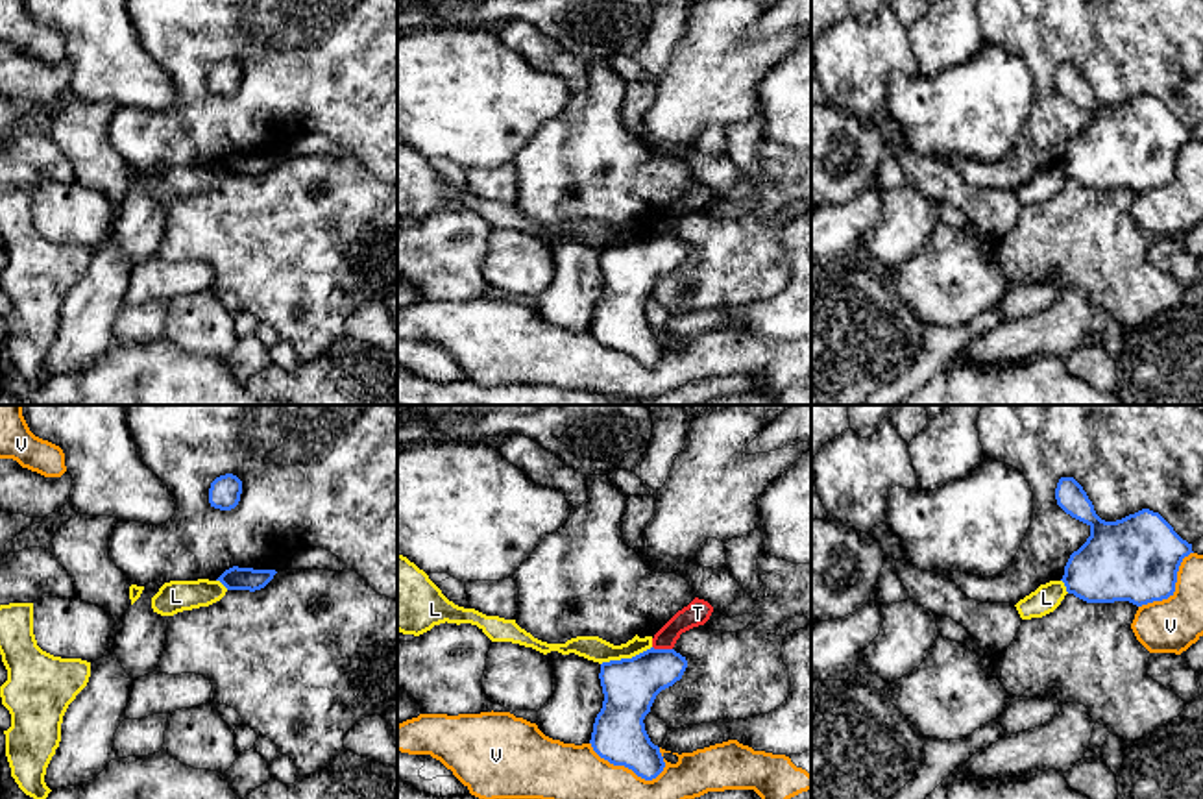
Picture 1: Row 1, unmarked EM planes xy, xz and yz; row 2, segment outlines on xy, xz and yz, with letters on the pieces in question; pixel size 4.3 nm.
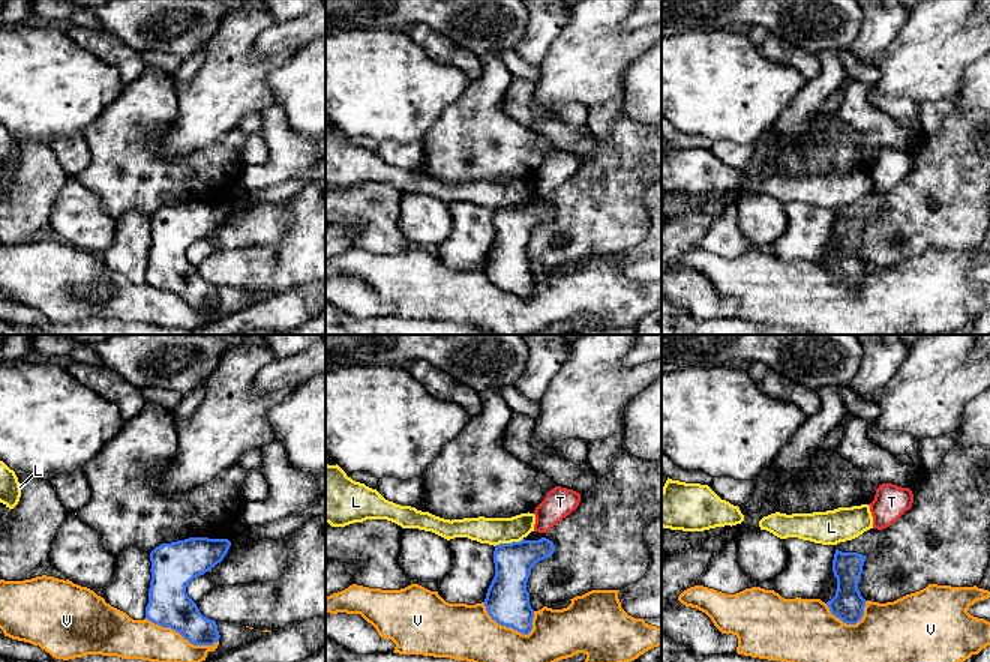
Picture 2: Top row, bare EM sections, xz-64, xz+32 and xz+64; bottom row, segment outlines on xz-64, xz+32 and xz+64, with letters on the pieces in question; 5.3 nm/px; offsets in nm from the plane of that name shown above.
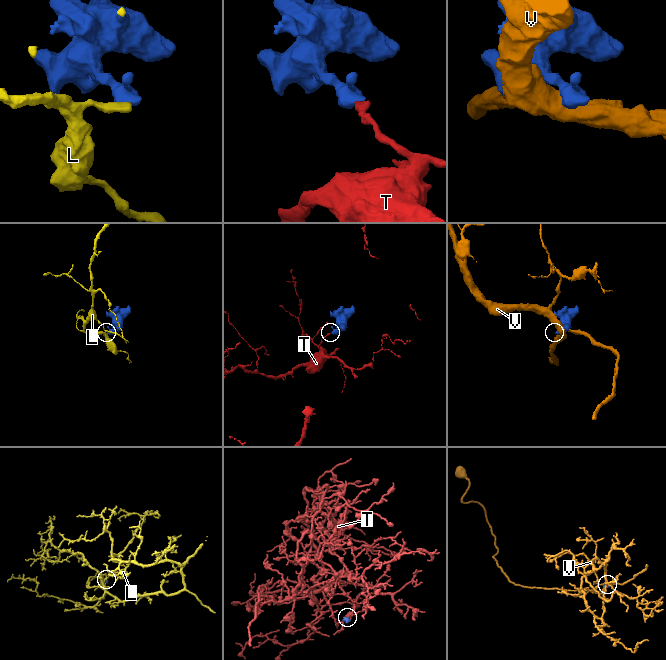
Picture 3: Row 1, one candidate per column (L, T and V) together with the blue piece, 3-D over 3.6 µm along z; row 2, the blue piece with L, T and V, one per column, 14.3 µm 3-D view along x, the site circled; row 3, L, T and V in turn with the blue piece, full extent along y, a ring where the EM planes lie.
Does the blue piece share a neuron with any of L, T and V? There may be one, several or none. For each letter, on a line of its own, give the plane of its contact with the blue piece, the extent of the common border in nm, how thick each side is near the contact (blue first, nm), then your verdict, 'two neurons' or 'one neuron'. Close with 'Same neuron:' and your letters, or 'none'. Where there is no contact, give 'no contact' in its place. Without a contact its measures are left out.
L: xz | 240 nm | 240/110 nm | two neurons
T: xz | 90 nm | 240/110 nm | two neurons
V: xz | 360 nm | 240/260 nm | two neurons
Same neuron: none

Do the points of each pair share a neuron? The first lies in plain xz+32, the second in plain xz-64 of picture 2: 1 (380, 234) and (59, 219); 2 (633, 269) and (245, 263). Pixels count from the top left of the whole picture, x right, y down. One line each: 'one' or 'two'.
1: two
2: one

